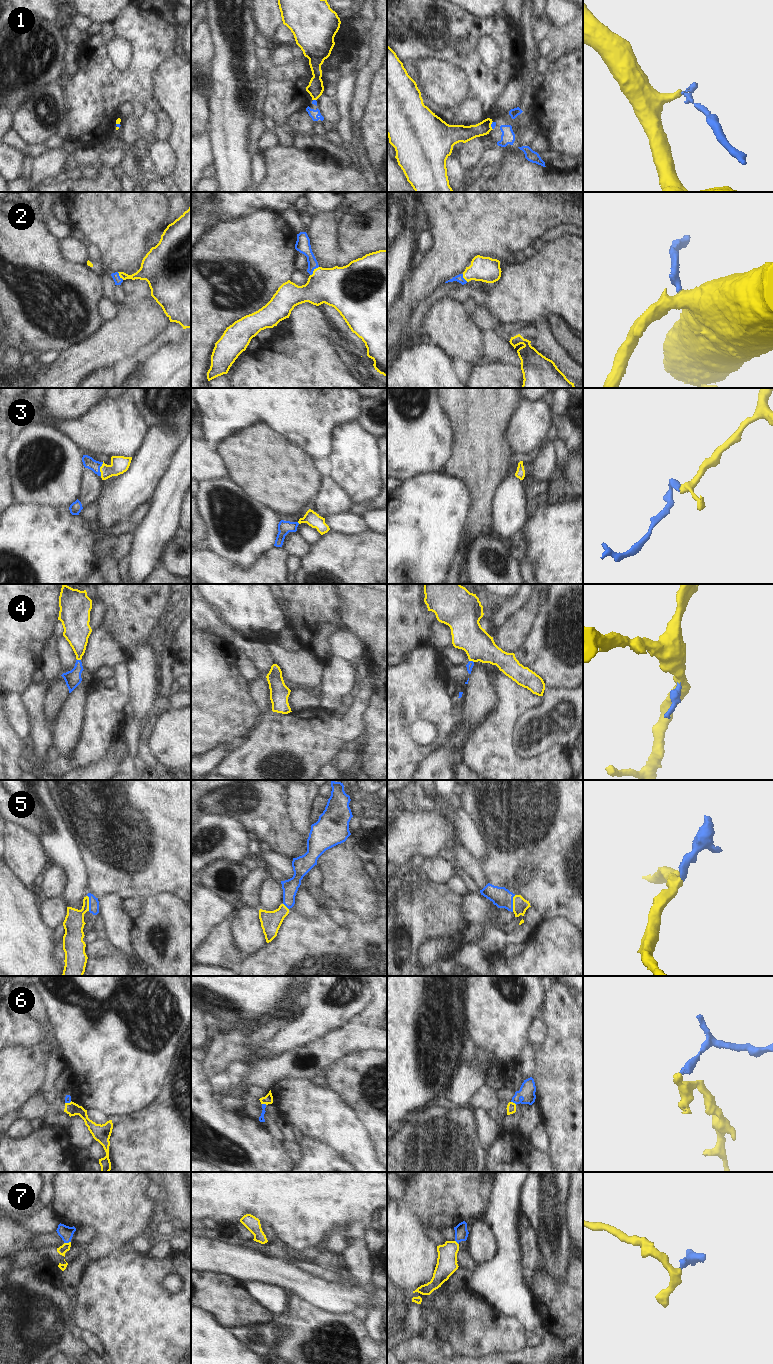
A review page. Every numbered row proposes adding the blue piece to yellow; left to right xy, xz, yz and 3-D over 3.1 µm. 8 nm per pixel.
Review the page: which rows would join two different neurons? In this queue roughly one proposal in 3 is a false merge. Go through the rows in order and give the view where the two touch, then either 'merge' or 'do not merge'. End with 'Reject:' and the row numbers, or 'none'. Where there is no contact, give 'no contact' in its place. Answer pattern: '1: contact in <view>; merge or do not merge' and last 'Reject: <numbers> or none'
1: contact in yz; do not merge
2: contact in xz; merge
3: contact in xy; merge
4: contact in yz; merge
5: contact in yz; merge
6: contact in yz; do not merge
7: contact in xy; merge
Reject: 1, 6

